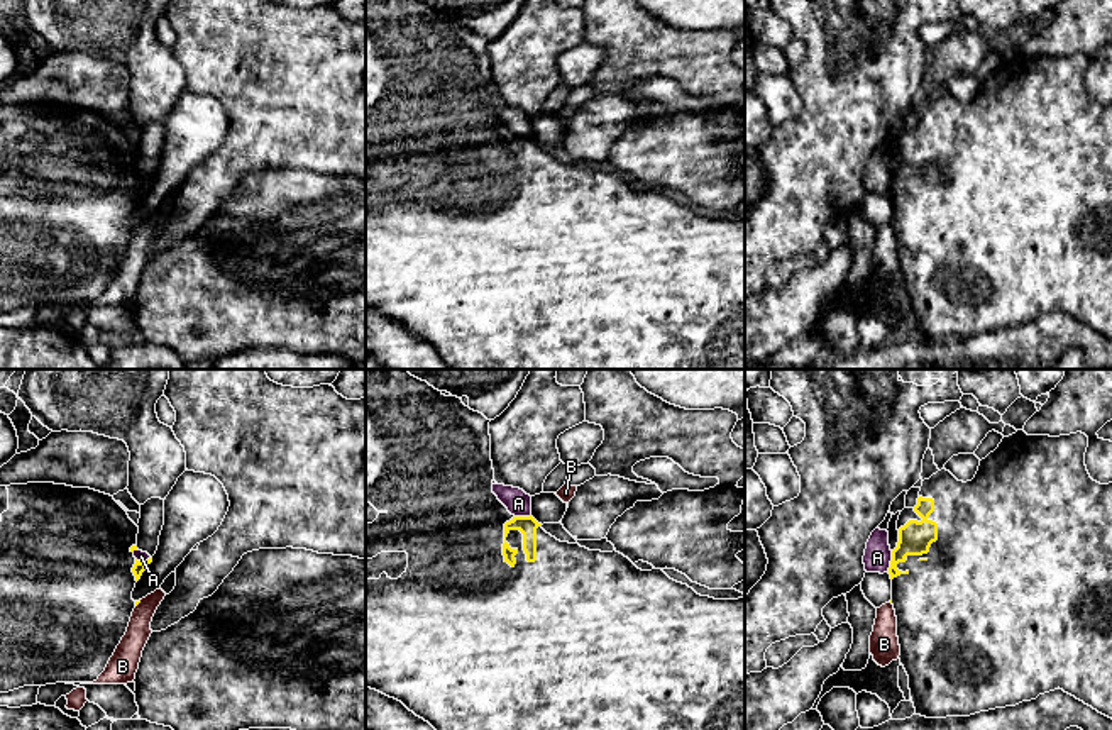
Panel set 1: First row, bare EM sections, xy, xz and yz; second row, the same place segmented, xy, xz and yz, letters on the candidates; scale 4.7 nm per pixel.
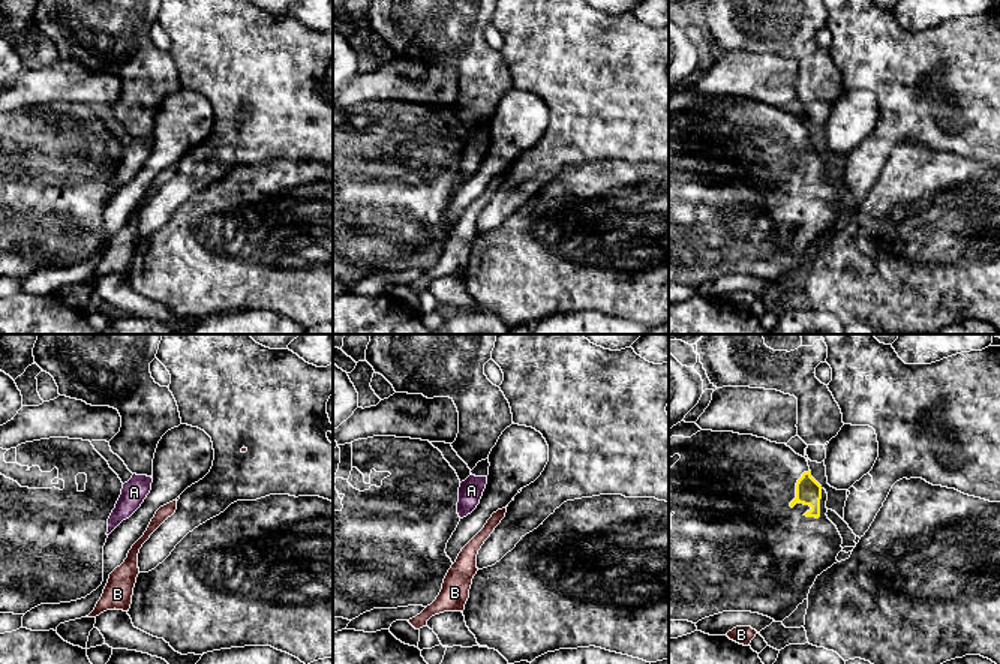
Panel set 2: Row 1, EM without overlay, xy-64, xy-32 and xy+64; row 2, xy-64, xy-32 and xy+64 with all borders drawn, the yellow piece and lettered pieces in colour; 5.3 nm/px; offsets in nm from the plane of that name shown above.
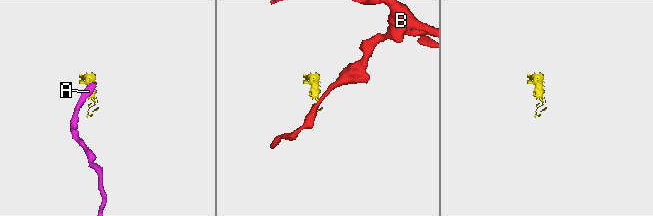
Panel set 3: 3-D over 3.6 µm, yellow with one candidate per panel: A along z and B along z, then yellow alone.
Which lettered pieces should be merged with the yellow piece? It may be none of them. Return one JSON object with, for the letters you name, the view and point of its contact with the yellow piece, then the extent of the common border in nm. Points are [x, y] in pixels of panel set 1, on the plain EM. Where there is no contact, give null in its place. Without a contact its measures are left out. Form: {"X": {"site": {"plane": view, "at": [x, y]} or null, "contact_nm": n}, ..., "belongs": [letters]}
{"belongs": []}

